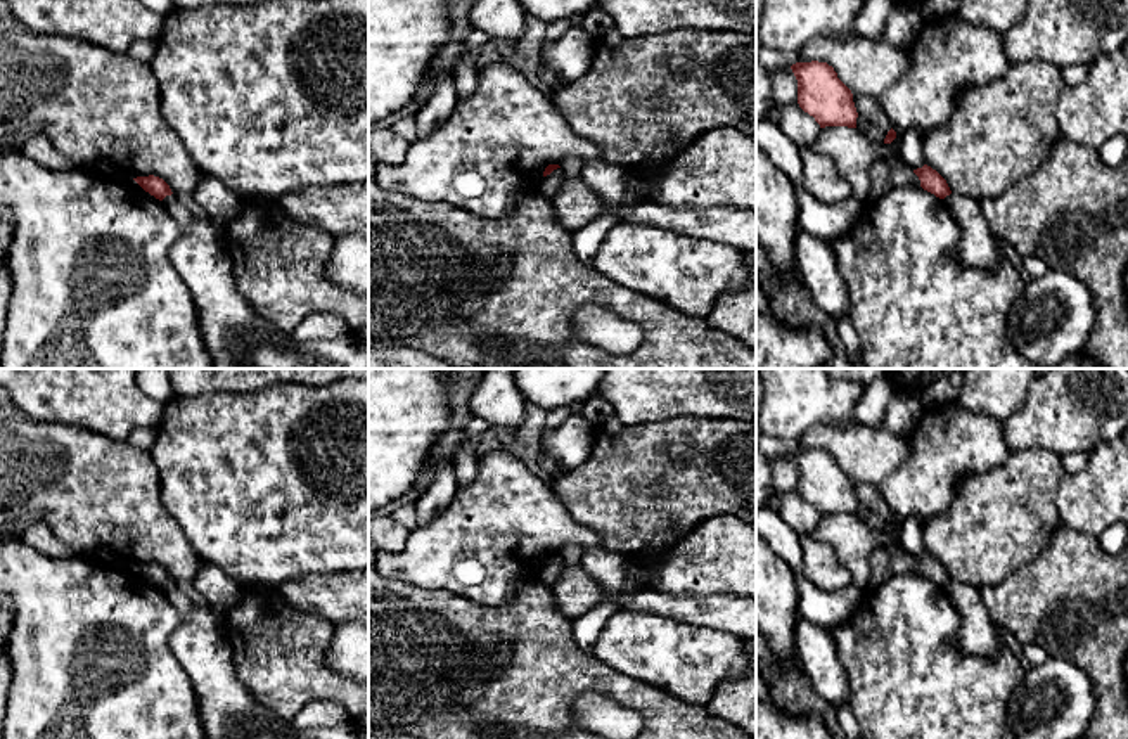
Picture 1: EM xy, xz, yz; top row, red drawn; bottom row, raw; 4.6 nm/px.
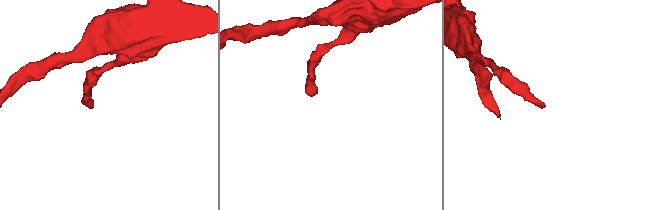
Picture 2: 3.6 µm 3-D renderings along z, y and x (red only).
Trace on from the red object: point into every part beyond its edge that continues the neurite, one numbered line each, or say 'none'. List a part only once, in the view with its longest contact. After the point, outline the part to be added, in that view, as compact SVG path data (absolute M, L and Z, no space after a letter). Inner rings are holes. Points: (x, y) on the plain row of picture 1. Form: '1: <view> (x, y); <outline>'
none

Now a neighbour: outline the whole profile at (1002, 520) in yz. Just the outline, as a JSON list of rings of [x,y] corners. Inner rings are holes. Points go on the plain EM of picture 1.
[[[1047,448],[1010,452],[1003,466],[990,472],[967,474],[958,481],[952,507],[922,526],[922,545],[953,582],[976,590],[991,587],[1031,564],[1061,526],[1055,495],[1067,471],[1062,457]]]

